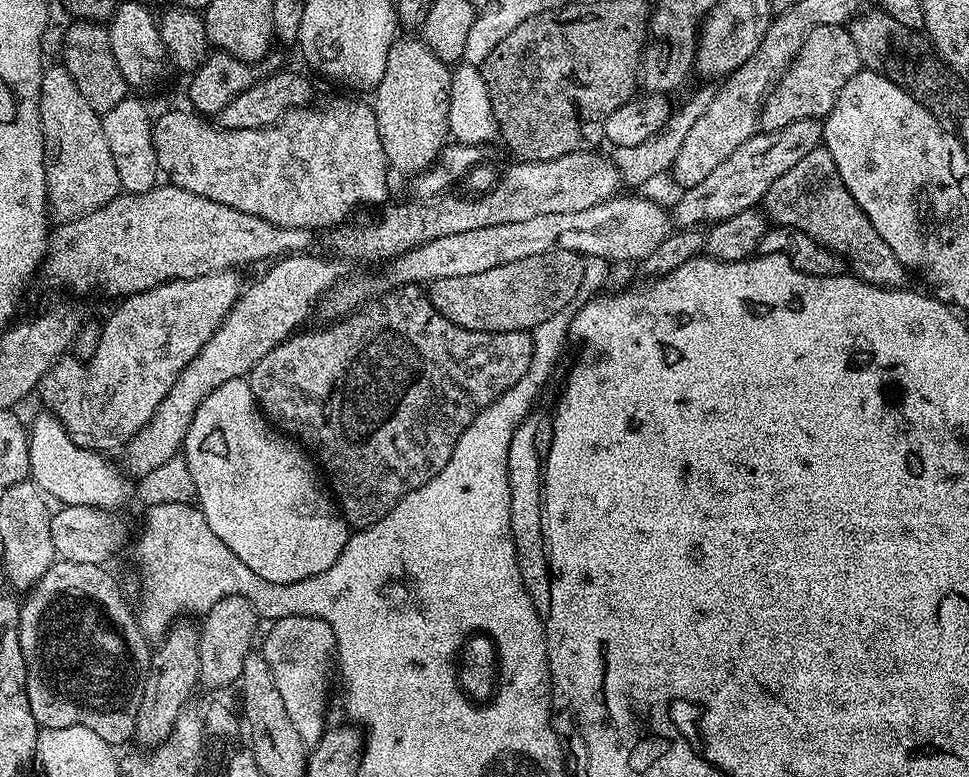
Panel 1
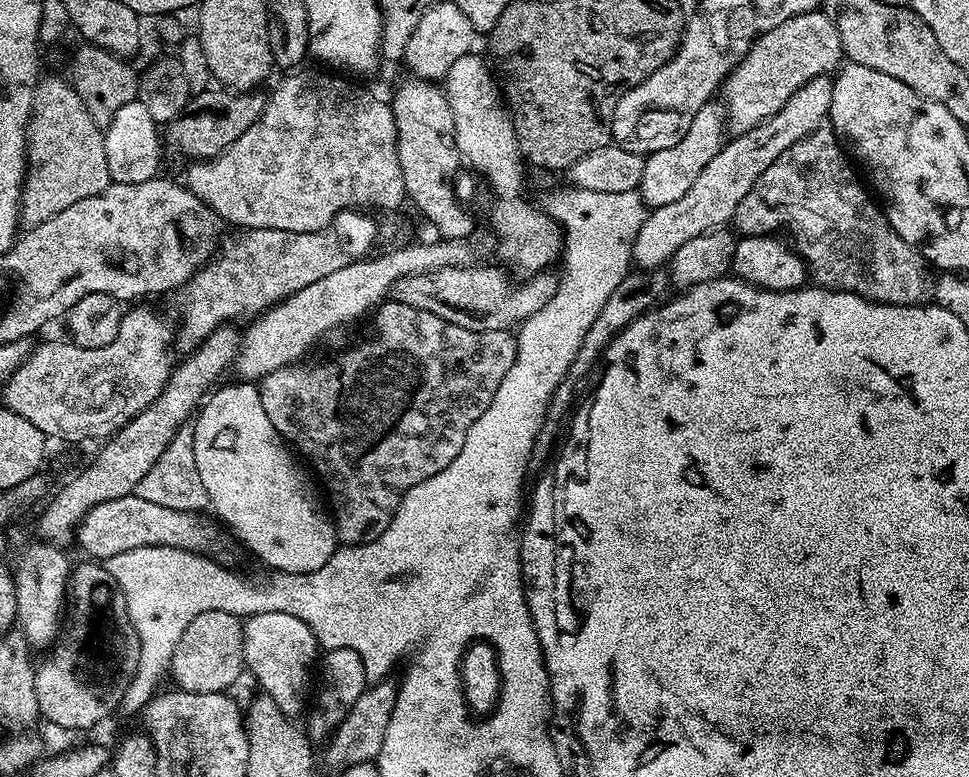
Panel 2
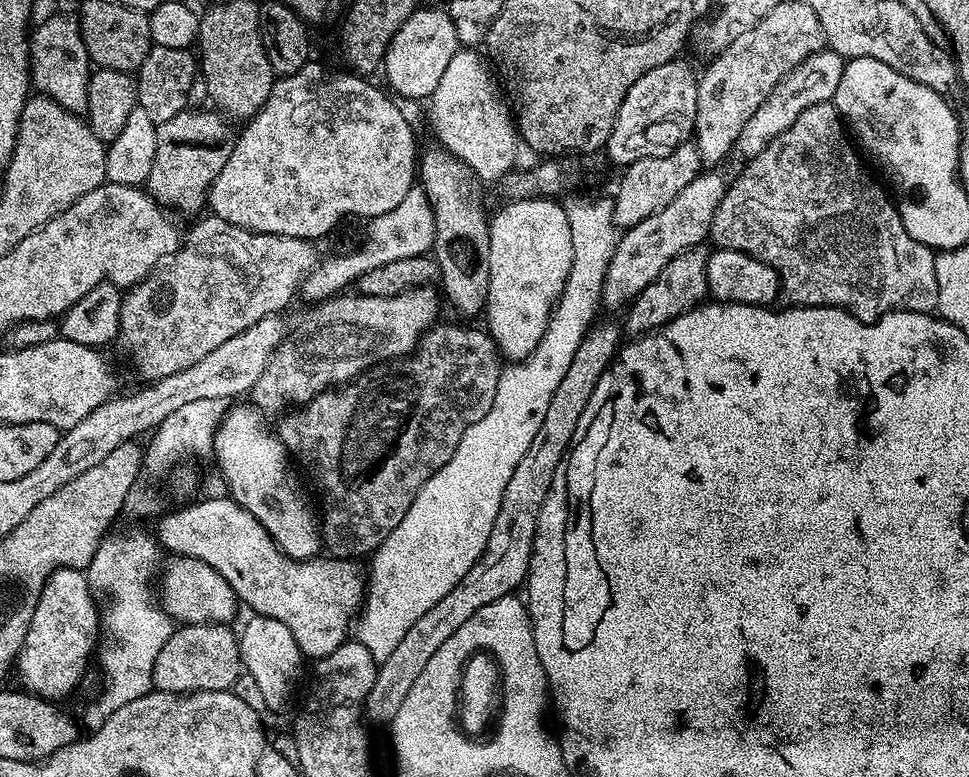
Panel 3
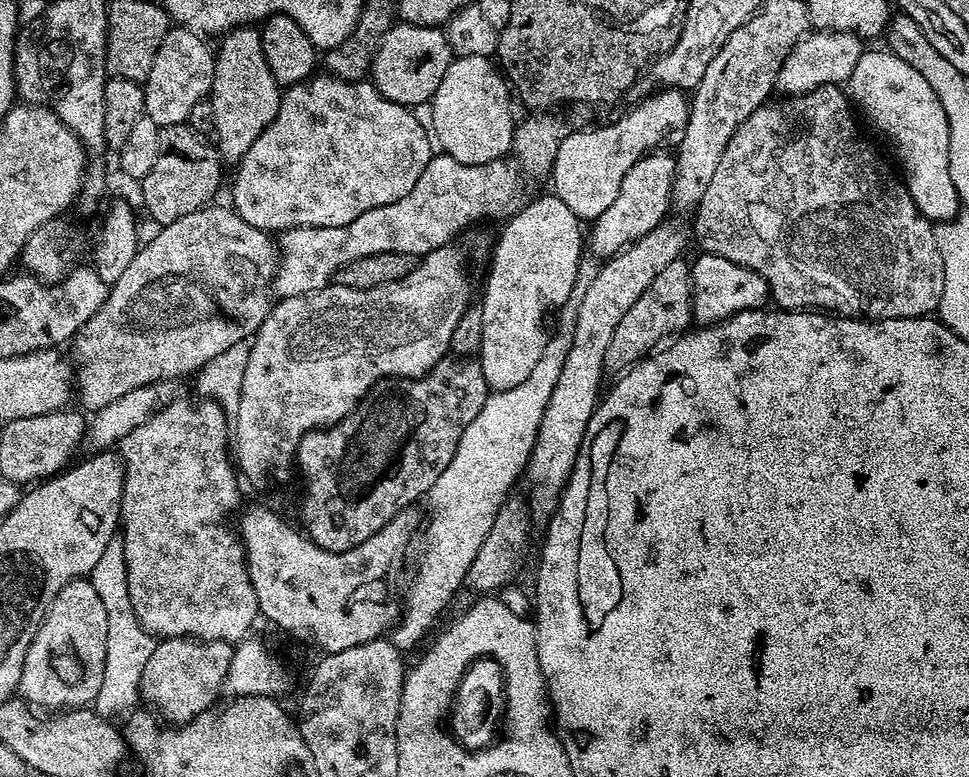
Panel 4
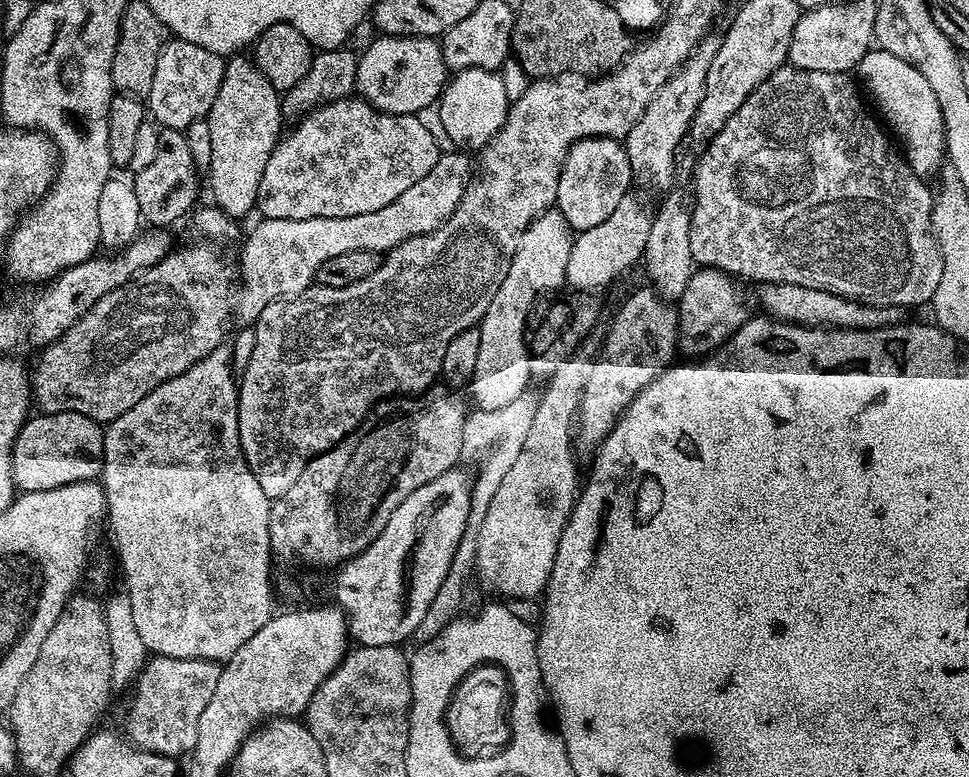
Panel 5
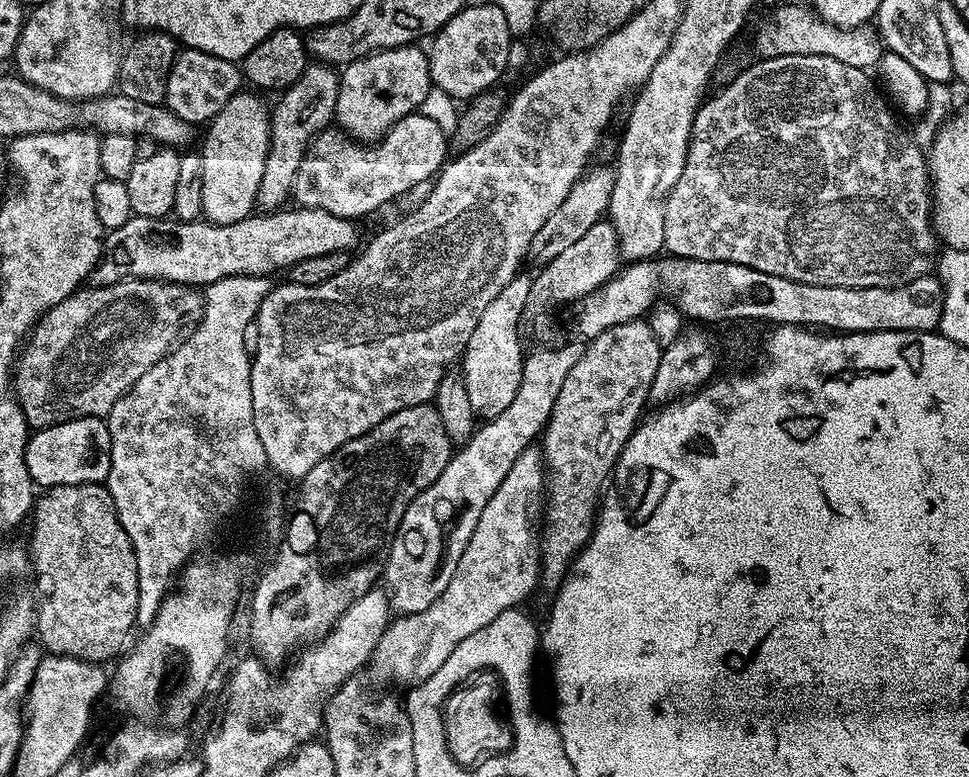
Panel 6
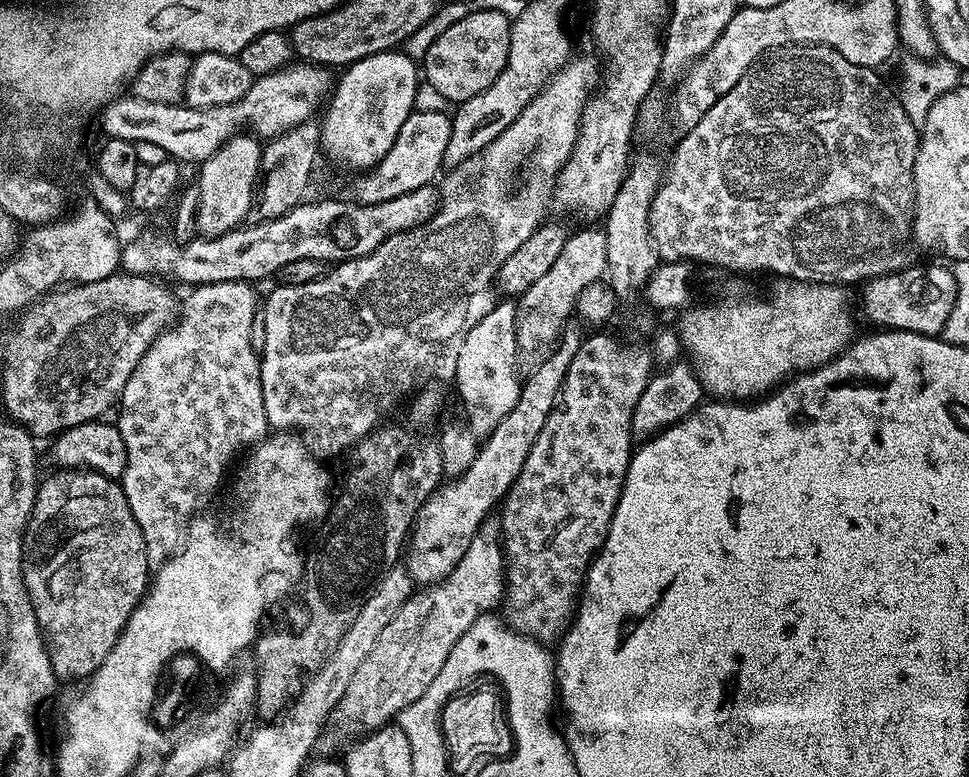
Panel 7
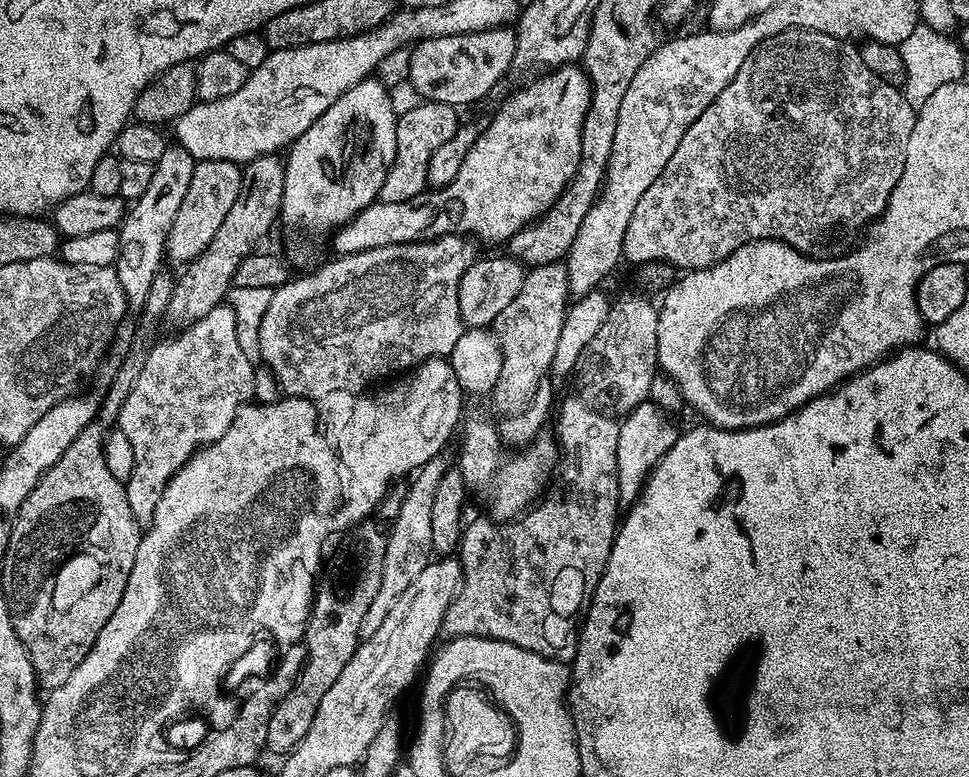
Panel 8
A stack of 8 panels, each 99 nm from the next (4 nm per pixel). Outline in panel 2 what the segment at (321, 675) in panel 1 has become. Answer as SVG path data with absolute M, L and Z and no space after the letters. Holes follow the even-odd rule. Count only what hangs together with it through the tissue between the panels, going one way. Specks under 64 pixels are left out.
M254 614L243 621L244 662L254 679L260 683L259 691L274 698L289 718L296 718L300 707L309 703L308 675L313 675L318 664L316 635L308 628L308 621L294 620L290 614Z

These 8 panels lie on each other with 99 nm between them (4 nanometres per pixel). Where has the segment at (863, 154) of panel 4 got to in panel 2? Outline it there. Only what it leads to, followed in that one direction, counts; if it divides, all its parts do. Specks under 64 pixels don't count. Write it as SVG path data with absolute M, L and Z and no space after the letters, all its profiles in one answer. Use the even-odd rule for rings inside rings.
M828 126L815 128L808 136L794 142L790 150L783 152L760 175L746 198L738 202L738 210L734 210L731 218L731 223L736 224L735 231L741 237L770 236L779 233L779 228L785 228L792 235L791 243L795 251L808 265L811 279L821 288L831 288L834 292L853 292L874 304L929 303L934 296L933 269L920 249L906 242L892 229L885 209L877 201L877 205L872 201L873 193L866 184L864 189L863 182L852 169L853 161L849 153L844 153L840 144L841 137Z

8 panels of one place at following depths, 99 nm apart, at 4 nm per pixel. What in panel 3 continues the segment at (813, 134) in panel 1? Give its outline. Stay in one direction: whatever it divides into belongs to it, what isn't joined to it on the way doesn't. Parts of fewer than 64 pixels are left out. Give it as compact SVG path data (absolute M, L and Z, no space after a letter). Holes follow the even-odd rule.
M831 50L811 52L793 72L789 72L780 81L780 85L773 90L768 101L756 111L750 122L746 122L738 141L739 151L744 151L745 157L748 158L756 156L766 144L781 136L796 121L797 114L802 110L831 101L838 90L838 82L842 82L845 63L845 57ZM704 170L696 176L680 193L670 206L662 206L658 214L650 214L633 228L627 229L616 243L614 258L606 270L602 304L606 309L620 308L636 299L636 295L658 274L662 274L662 266L670 262L682 250L703 245L709 239L712 230L712 219L724 197L726 180L719 176L719 171Z

